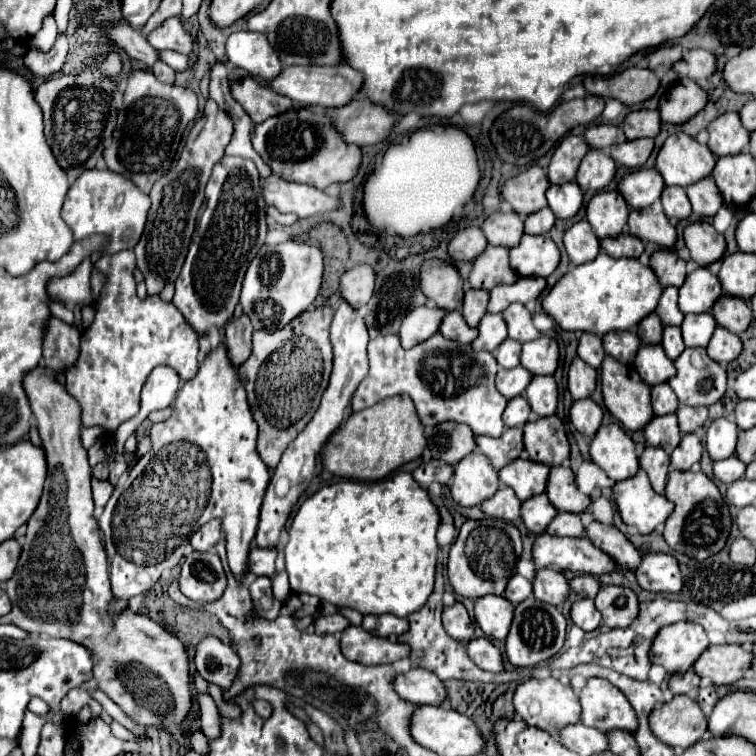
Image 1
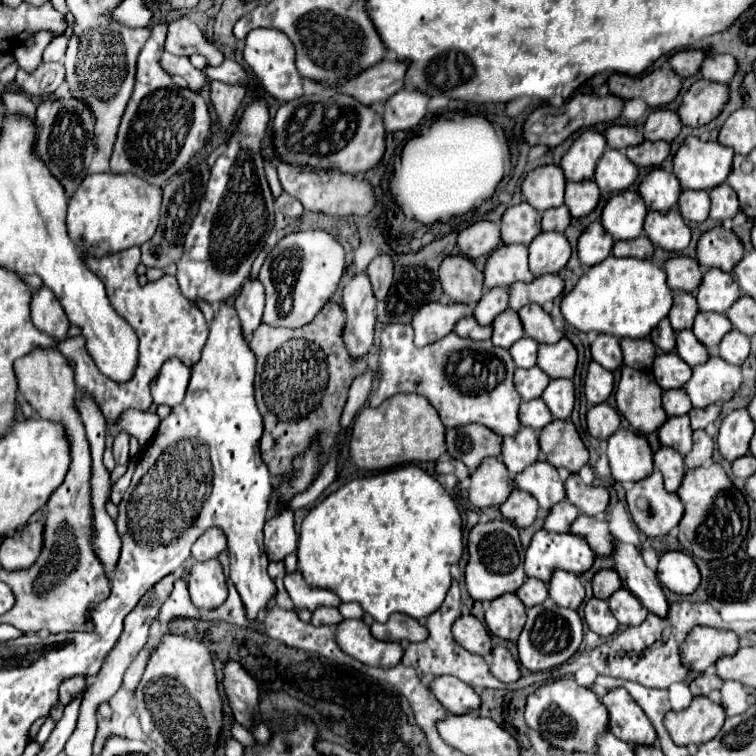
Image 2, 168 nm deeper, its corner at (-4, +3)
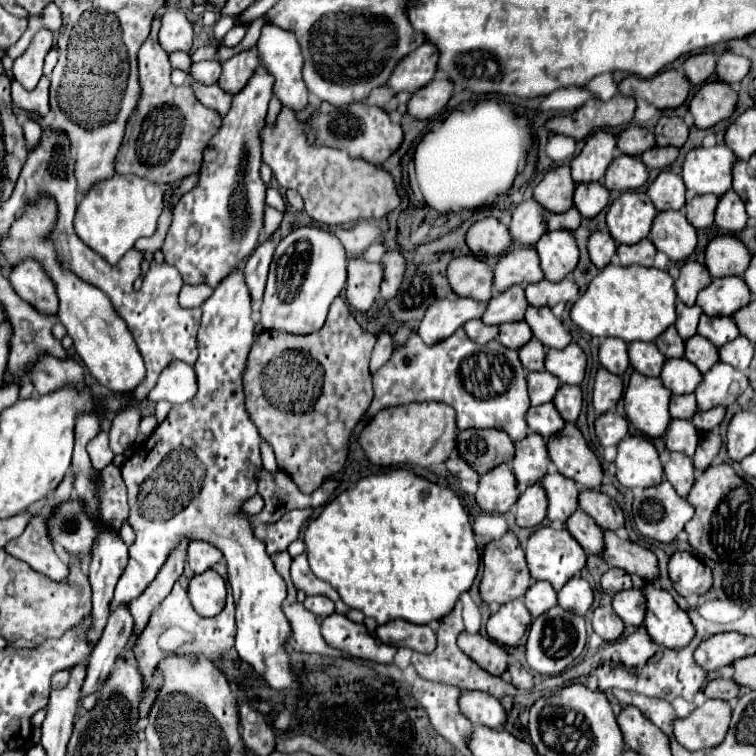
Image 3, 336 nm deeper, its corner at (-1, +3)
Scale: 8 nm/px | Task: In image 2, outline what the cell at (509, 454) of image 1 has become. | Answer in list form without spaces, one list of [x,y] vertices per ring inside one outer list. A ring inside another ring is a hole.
[[[523,426],[515,436],[503,438],[501,460],[511,472],[511,476],[523,472],[529,464],[537,462],[537,458],[539,458],[539,444],[535,430]]]

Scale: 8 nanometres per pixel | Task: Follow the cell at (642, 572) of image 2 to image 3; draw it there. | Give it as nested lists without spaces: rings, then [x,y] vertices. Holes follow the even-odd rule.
[[[642,584],[642,590],[648,598],[648,612],[644,626],[650,638],[664,648],[684,648],[694,640],[696,628],[692,626],[688,614],[674,602],[674,598],[656,588],[656,584]]]

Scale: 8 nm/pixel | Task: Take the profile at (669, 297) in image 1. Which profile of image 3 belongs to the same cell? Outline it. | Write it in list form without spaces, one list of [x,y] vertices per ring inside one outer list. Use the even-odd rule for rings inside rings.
[[[678,302],[676,304],[676,314],[678,314],[676,330],[678,330],[680,336],[684,336],[684,340],[688,340],[688,336],[696,334],[698,318],[702,314],[702,308],[700,306],[686,306],[686,304]]]

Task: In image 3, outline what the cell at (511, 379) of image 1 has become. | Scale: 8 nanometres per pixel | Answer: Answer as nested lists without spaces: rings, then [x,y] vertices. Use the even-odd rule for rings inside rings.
[[[546,370],[528,374],[528,392],[532,406],[552,402],[552,396],[556,396],[558,388],[560,388],[560,380],[556,380],[556,376],[552,376]]]

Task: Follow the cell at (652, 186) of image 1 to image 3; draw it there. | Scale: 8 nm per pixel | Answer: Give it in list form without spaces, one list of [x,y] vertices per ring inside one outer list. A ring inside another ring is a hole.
[[[668,170],[660,172],[658,178],[650,184],[648,196],[652,198],[658,212],[682,210],[686,204],[686,186],[682,182],[682,176],[676,176]]]

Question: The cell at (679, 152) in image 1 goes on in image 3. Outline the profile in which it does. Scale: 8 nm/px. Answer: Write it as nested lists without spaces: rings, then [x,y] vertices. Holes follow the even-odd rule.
[[[726,144],[692,148],[682,166],[688,198],[698,194],[724,196],[732,188],[732,164],[736,160],[736,154]]]

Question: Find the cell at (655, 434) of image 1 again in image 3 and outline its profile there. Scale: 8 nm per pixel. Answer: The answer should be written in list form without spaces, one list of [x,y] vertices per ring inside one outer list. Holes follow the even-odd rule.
[[[672,420],[664,434],[664,442],[668,450],[682,452],[690,458],[694,456],[698,440],[700,440],[700,434],[690,420]]]

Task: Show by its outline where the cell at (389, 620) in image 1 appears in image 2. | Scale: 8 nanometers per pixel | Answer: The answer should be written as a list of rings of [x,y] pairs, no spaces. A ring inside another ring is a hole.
[[[391,614],[387,624],[373,622],[371,634],[379,640],[409,640],[409,642],[419,642],[427,638],[427,630],[413,620],[411,616],[405,614]]]

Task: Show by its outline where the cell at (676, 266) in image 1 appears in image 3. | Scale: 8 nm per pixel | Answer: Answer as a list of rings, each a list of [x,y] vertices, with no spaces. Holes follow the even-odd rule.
[[[688,260],[680,268],[680,276],[676,280],[676,294],[684,304],[694,306],[698,292],[704,290],[710,282],[712,282],[712,276],[710,276],[708,268],[702,266],[700,262]]]

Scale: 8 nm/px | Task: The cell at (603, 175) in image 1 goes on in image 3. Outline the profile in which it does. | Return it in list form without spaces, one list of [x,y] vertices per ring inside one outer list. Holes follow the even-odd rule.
[[[620,154],[610,164],[604,178],[604,186],[608,190],[620,190],[620,192],[638,190],[648,182],[648,176],[650,176],[648,168],[640,158],[630,154]]]

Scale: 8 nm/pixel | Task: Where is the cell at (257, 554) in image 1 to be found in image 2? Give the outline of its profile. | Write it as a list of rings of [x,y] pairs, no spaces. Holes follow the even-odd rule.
[[[283,510],[265,522],[265,552],[269,562],[283,562],[283,558],[297,550],[297,534],[293,512]]]

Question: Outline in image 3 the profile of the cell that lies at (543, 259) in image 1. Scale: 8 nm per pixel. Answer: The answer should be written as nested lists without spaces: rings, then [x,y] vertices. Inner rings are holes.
[[[568,230],[546,232],[536,244],[542,270],[550,282],[564,280],[578,264],[580,250],[574,234]]]

